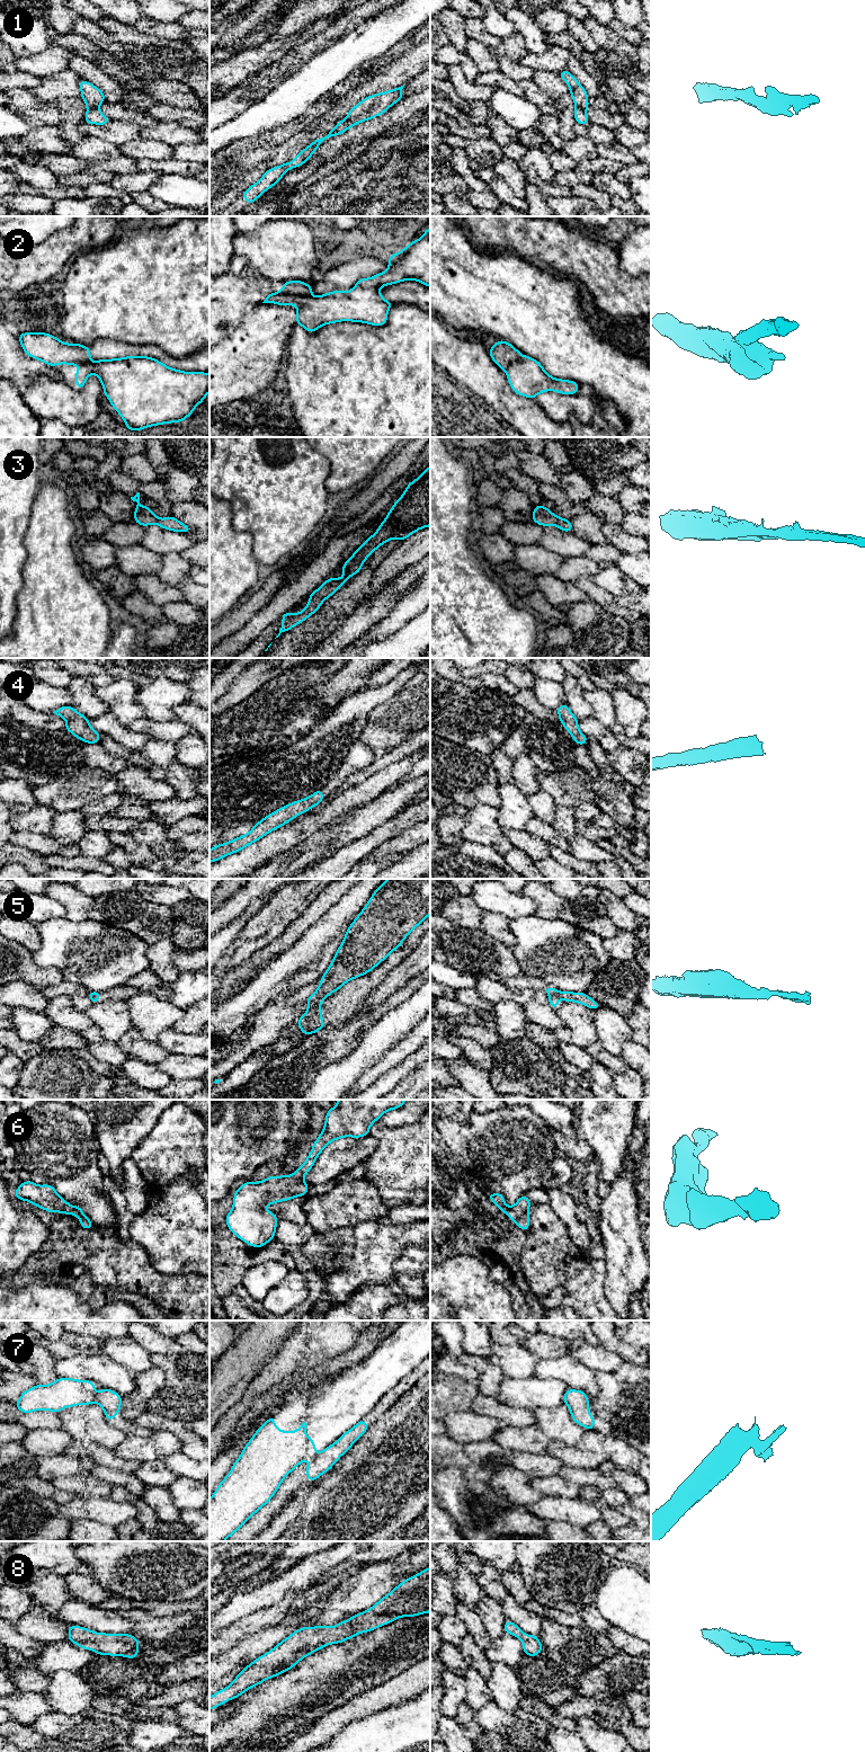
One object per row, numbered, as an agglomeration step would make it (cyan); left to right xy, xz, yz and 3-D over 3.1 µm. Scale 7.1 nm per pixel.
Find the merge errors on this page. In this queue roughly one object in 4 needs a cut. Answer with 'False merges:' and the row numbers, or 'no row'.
False merges: 2, 5, 7

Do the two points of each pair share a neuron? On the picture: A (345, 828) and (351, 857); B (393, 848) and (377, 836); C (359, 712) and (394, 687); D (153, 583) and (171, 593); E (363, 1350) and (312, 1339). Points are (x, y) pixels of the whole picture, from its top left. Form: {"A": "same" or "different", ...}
{"A": "different", "B": "different", "C": "same", "D": "same", "E": "different"}

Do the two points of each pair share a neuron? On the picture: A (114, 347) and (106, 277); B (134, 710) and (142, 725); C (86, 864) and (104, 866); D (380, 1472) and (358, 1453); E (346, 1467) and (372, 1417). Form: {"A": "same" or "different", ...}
{"A": "different", "B": "different", "C": "same", "D": "different", "E": "different"}

